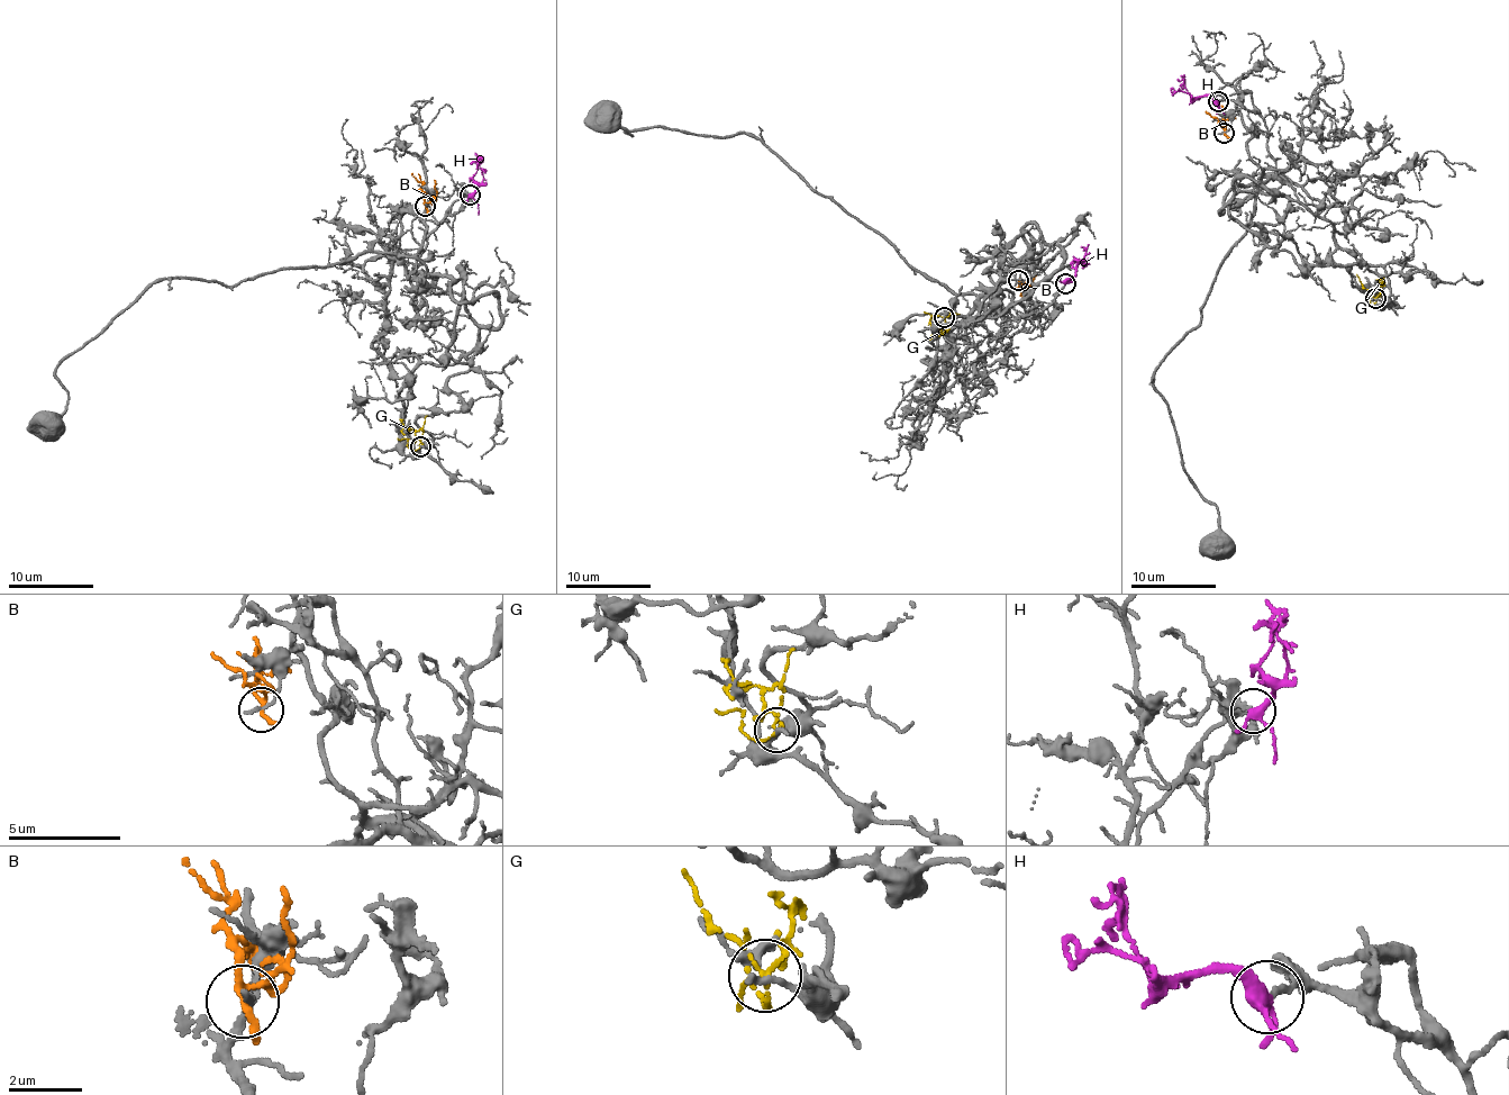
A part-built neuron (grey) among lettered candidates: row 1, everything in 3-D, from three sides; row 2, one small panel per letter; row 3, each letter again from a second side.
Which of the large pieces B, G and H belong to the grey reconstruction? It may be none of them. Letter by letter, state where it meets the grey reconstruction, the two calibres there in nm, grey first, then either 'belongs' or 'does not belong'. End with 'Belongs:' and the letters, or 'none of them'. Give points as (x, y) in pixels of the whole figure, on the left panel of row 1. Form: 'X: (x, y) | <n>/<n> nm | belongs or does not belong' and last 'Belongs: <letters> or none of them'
B: (425, 206) | 180/140 nm | does not belong
G: (420, 446) | 240/100 nm | does not belong
H: (470, 195) | 150/280 nm | belongs
Belongs: H

